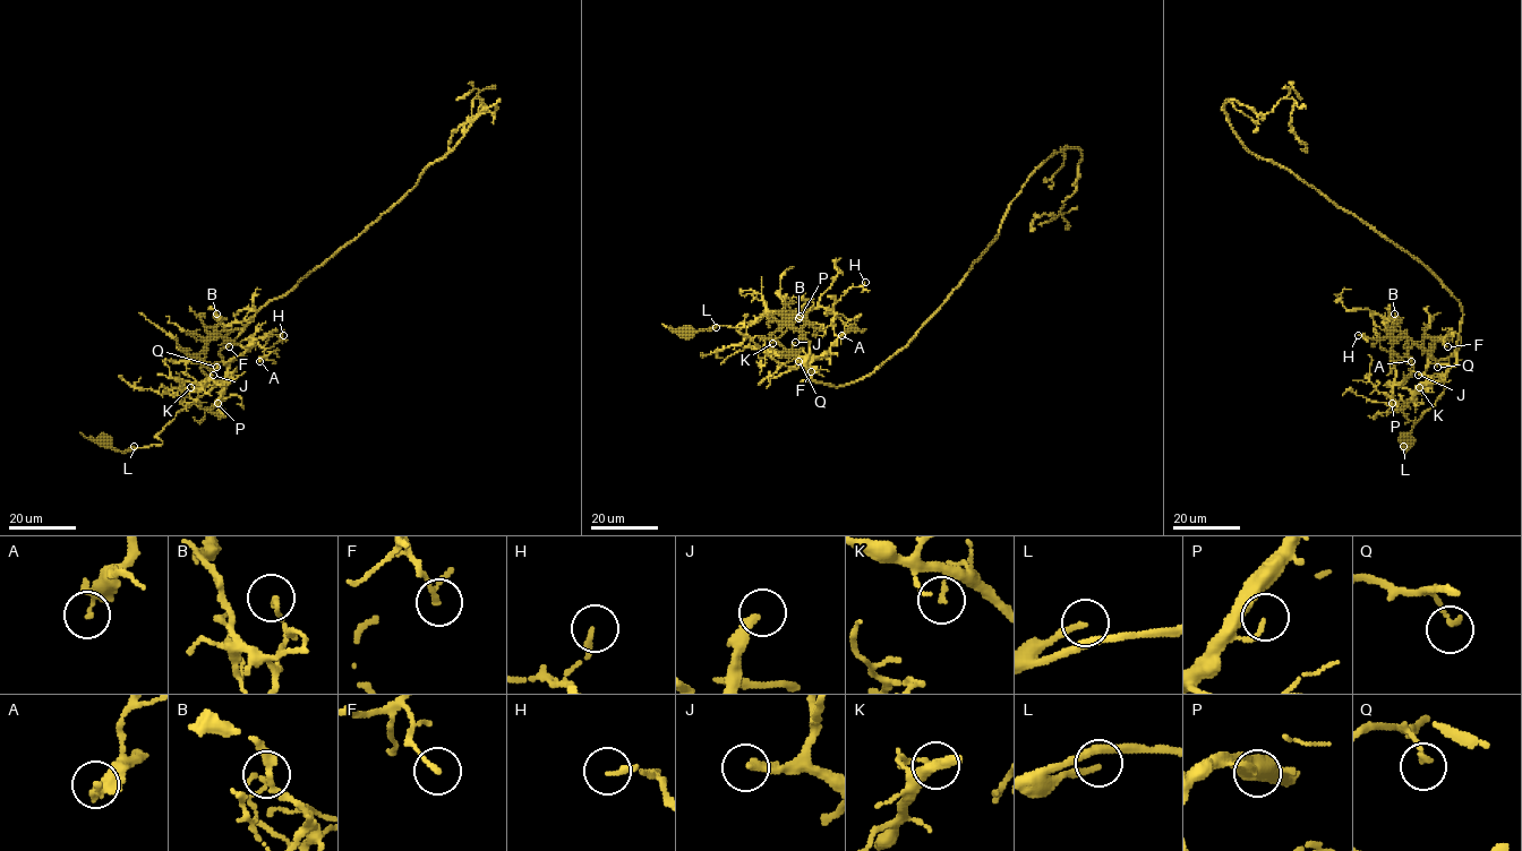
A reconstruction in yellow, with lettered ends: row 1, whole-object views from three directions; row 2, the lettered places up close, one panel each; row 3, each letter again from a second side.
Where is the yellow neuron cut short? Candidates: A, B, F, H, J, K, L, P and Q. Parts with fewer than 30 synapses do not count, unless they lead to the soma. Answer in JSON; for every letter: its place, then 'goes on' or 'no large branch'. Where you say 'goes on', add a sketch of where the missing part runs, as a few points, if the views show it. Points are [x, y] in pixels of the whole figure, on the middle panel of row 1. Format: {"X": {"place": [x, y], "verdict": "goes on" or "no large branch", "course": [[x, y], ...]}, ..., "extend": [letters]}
{"A": {"place": [841, 335], "verdict": "no large branch"}, "B": {"place": [798, 318], "verdict": "no large branch"}, "F": {"place": [811, 371], "verdict": "no large branch"}, "H": {"place": [865, 282], "verdict": "no large branch"}, "J": {"place": [795, 342], "verdict": "goes on", "course": [[795, 342], [806, 337], [812, 318], [828, 304], [828, 291], [819, 272], [814, 278]]}, "K": {"place": [772, 343], "verdict": "no large branch"}, "L": {"place": [716, 327], "verdict": "no large branch"}, "P": {"place": [800, 316], "verdict": "no large branch"}, "Q": {"place": [798, 361], "verdict": "no large branch"}, "extend": ["J"]}

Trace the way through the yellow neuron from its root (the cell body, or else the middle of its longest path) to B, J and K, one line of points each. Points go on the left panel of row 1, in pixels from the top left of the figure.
B: (104, 441), (161, 445), (227, 384), (221, 400), (210, 411), (223, 387), (202, 370), (216, 314)
J: (104, 441), (122, 452), (161, 445), (162, 440), (154, 437), (176, 414), (223, 381), (215, 381), (213, 375)
K: (104, 441), (122, 452), (161, 445), (162, 440), (154, 437), (176, 414), (223, 381), (207, 378), (190, 387)

